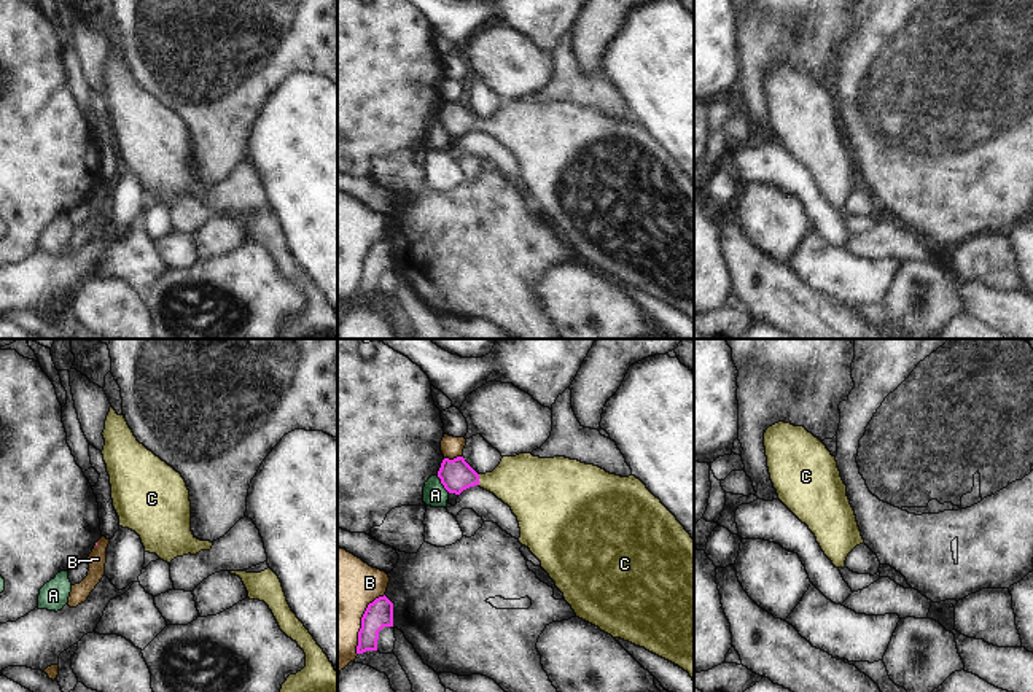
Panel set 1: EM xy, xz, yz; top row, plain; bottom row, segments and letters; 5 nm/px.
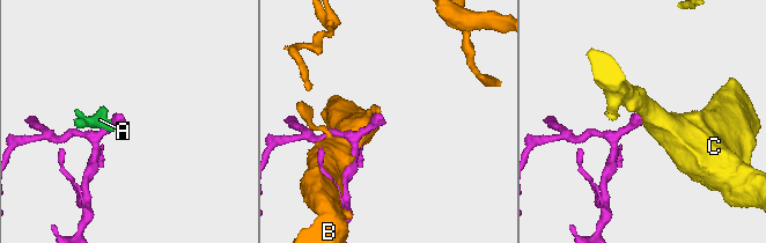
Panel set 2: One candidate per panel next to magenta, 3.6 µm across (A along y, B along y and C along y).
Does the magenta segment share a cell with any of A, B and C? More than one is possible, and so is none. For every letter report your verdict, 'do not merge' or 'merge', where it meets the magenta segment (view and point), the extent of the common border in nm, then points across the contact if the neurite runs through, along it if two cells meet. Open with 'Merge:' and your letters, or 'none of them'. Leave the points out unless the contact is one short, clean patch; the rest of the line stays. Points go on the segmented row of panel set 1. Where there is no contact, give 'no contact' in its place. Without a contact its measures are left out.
Merge: C
A: do not merge; meets magenta in xz at (441, 482); contact 120 nm long; border along xz (436, 474), (449, 492)
B: do not merge; meets magenta in xz at (362, 622); contact 340 nm long
C: merge; meets magenta in xz at (478, 479); contact 60 nm long; runs through xz (456, 474), (478, 479), (527, 484)

